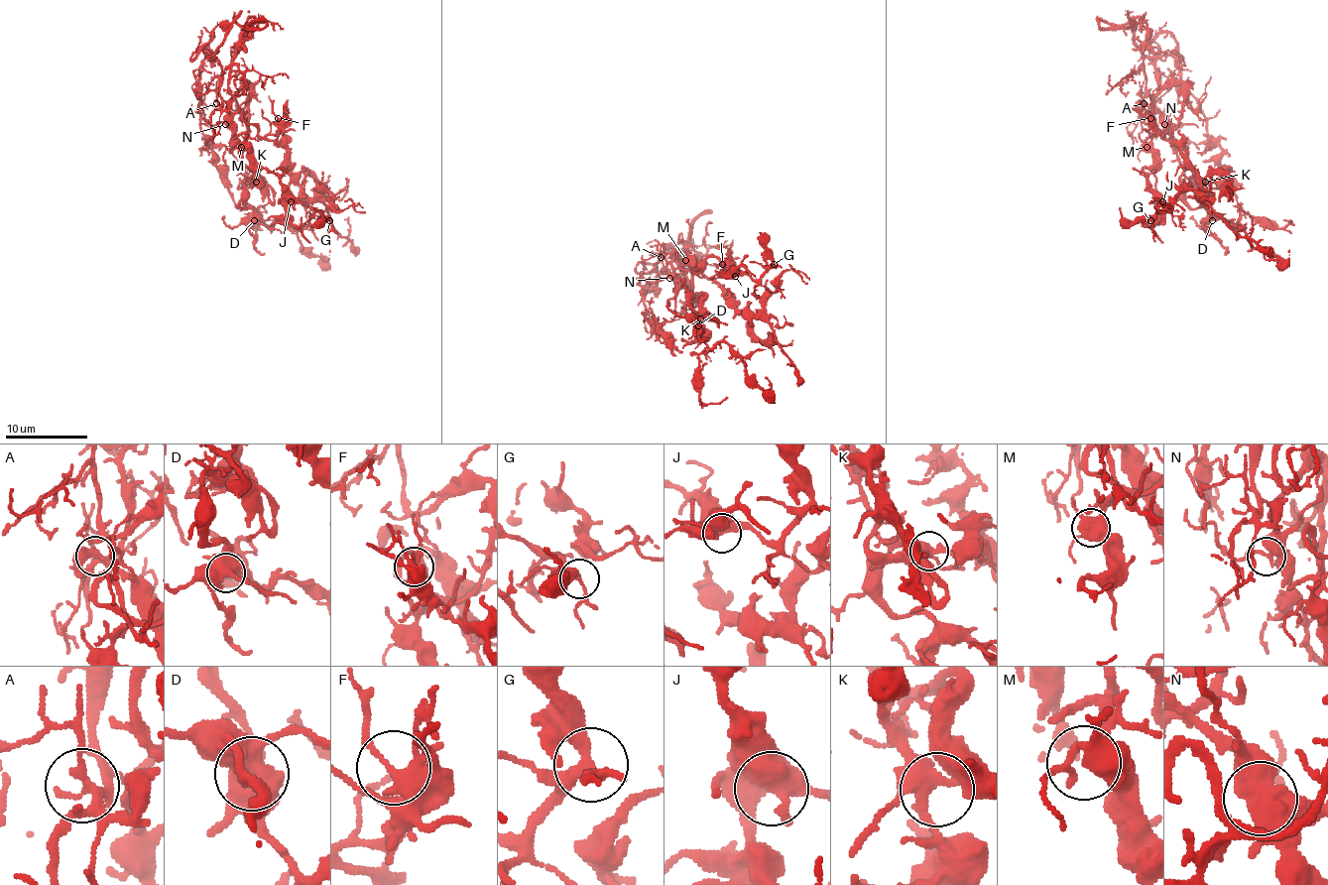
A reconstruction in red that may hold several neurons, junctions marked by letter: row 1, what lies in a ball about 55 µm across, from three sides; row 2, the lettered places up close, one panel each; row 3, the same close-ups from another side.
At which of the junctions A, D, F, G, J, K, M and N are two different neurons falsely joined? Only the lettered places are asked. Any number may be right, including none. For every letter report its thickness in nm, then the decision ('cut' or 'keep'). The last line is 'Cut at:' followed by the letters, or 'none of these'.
A: 240 nm thick; keep
D: 550 nm thick; keep
F: 360 nm thick; keep
G: 280 nm thick; keep
J: 480 nm thick; keep
K: 480 nm thick; keep
M: 400 nm thick; keep
N: 400 nm thick; keep
Cut at: none of these

